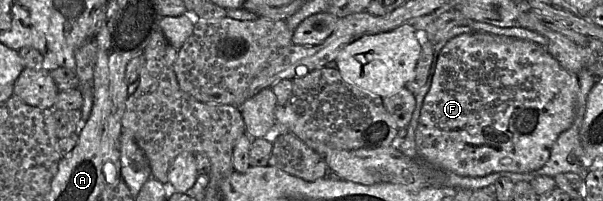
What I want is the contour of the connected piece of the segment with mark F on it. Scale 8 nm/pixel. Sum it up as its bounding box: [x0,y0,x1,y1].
[415,31,578,177]

